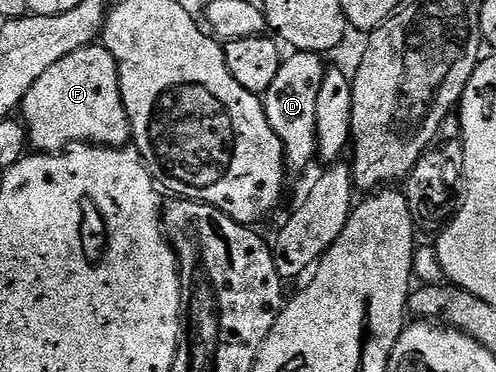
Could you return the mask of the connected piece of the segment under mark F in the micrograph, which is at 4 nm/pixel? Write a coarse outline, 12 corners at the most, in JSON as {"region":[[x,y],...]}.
{"region":[[63,56],[19,114],[28,145],[124,147],[133,137],[117,61]]}

